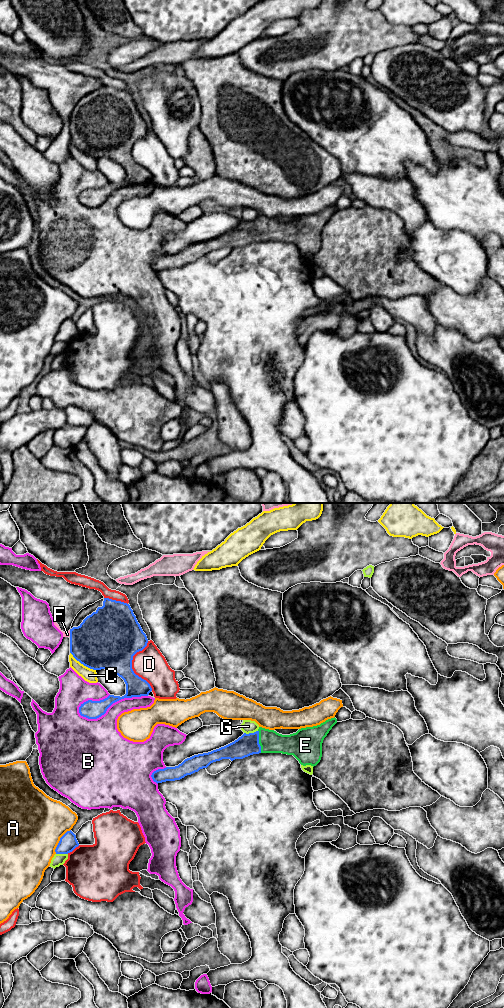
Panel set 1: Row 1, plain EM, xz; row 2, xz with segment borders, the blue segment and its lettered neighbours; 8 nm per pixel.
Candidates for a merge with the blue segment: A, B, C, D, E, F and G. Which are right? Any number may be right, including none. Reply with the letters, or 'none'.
E

